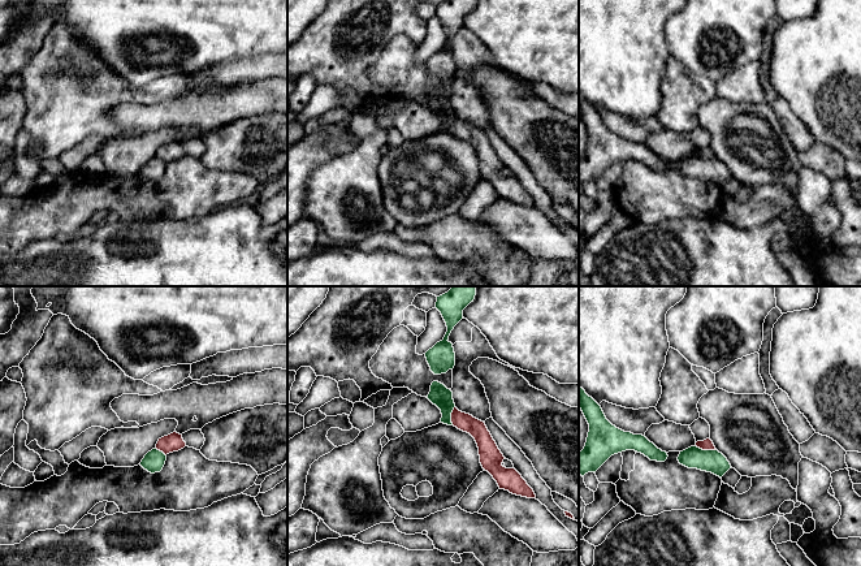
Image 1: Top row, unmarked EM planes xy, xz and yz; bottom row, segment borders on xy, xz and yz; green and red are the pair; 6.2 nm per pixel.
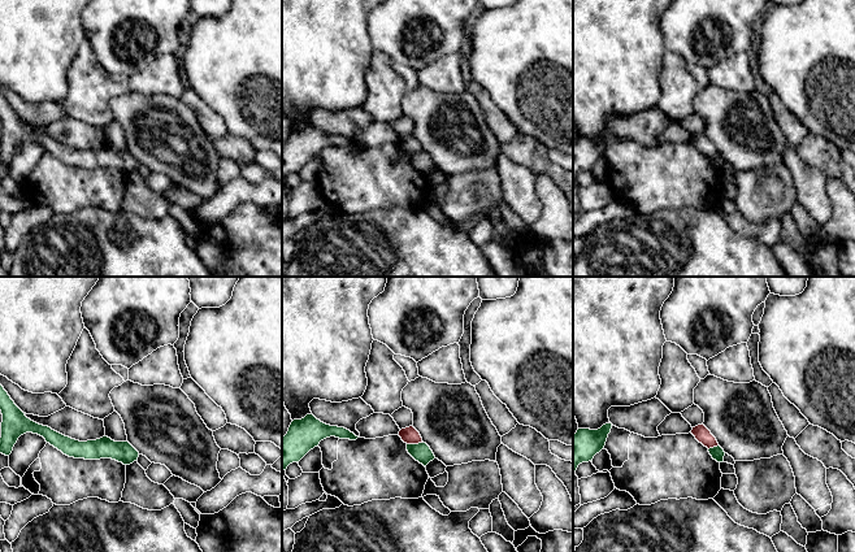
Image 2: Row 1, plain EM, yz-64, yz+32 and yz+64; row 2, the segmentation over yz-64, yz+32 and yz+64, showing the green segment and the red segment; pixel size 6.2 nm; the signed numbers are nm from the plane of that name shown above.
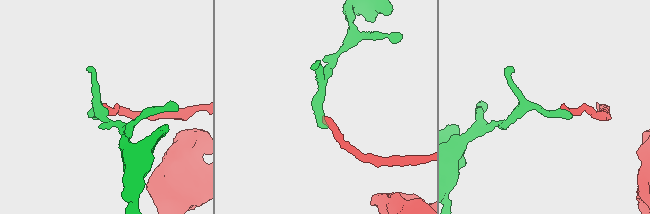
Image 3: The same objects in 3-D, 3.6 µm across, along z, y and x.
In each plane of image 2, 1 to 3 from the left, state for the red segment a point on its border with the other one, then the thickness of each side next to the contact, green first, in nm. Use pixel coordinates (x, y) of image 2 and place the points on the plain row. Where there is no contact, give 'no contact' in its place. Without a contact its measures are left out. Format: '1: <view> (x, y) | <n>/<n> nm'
1: no contact
2: yz+32 (415, 153) | 120/110 nm
3: yz+64 (714, 156) | 90/100 nm

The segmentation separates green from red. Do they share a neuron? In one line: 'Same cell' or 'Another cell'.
Another cell

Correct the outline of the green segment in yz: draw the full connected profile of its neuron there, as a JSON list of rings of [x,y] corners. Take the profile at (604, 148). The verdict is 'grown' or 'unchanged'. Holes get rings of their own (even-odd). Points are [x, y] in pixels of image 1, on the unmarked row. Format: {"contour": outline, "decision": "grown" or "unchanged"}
{"contour": [[[580,95],[579,116],[589,133],[585,155],[579,161],[579,183],[596,181],[611,164],[626,159],[641,161],[650,169],[667,168],[667,161],[658,157],[645,144],[624,141],[613,134],[601,115]]], "decision": "unchanged"}

